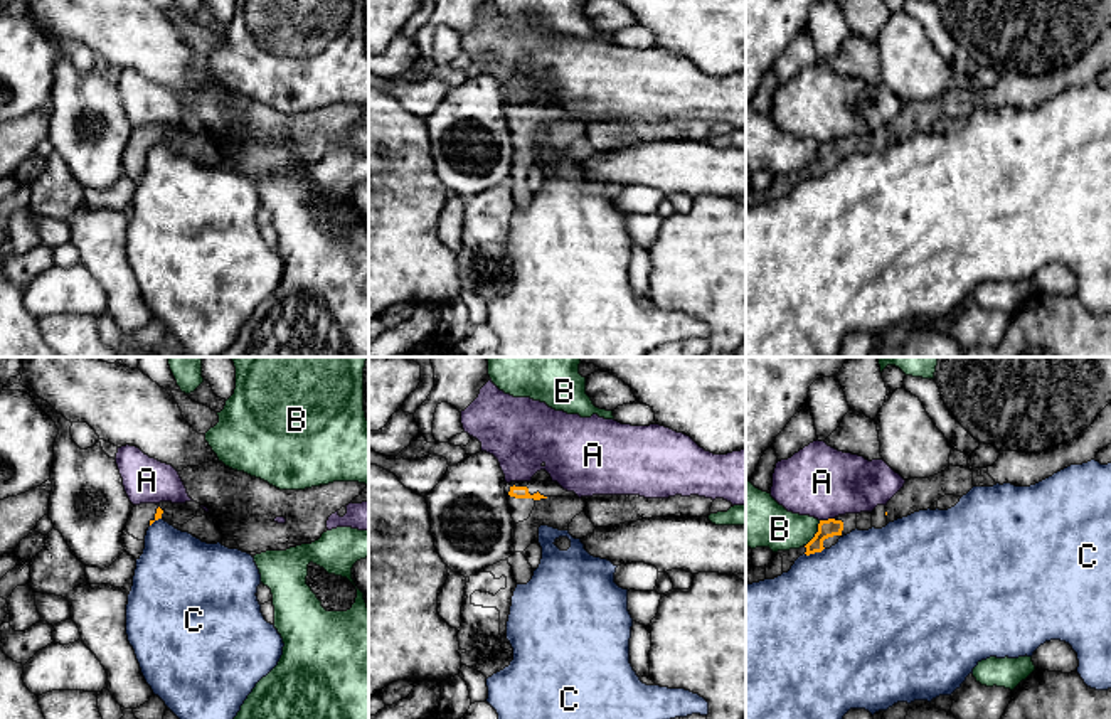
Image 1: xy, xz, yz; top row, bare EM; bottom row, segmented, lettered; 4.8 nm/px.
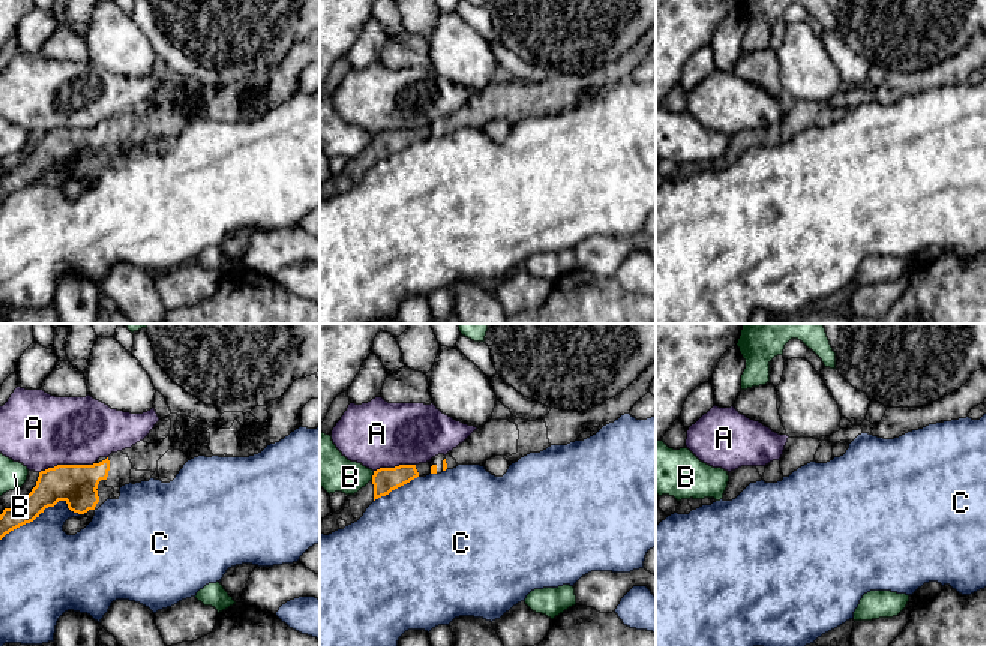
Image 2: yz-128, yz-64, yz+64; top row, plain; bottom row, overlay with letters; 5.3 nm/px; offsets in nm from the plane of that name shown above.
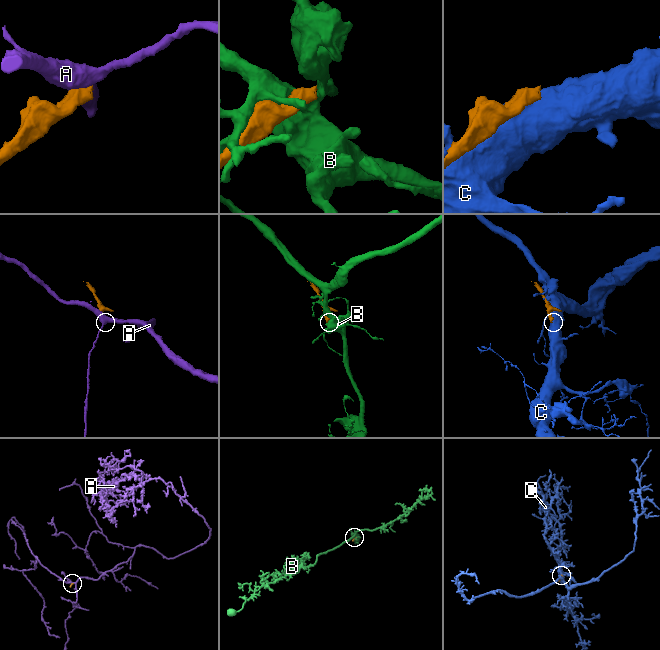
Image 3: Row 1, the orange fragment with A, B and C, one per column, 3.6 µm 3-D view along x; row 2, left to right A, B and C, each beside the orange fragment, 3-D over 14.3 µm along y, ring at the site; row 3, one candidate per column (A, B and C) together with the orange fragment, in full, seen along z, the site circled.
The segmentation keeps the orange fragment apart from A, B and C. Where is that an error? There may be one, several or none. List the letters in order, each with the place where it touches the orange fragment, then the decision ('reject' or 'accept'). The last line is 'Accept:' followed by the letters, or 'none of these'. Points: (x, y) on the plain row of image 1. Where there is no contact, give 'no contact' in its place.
A: yz (829, 142) | reject
B: yz (815, 157) | reject
C: yz (813, 175) | reject
Accept: none of these

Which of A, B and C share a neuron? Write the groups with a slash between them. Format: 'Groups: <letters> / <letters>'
Groups: A / B / C

